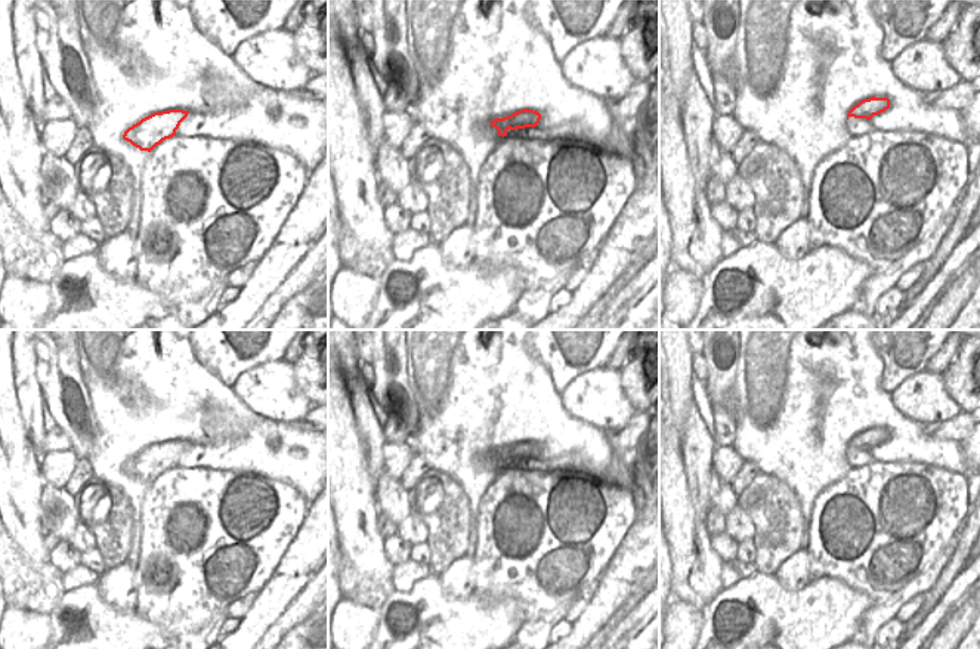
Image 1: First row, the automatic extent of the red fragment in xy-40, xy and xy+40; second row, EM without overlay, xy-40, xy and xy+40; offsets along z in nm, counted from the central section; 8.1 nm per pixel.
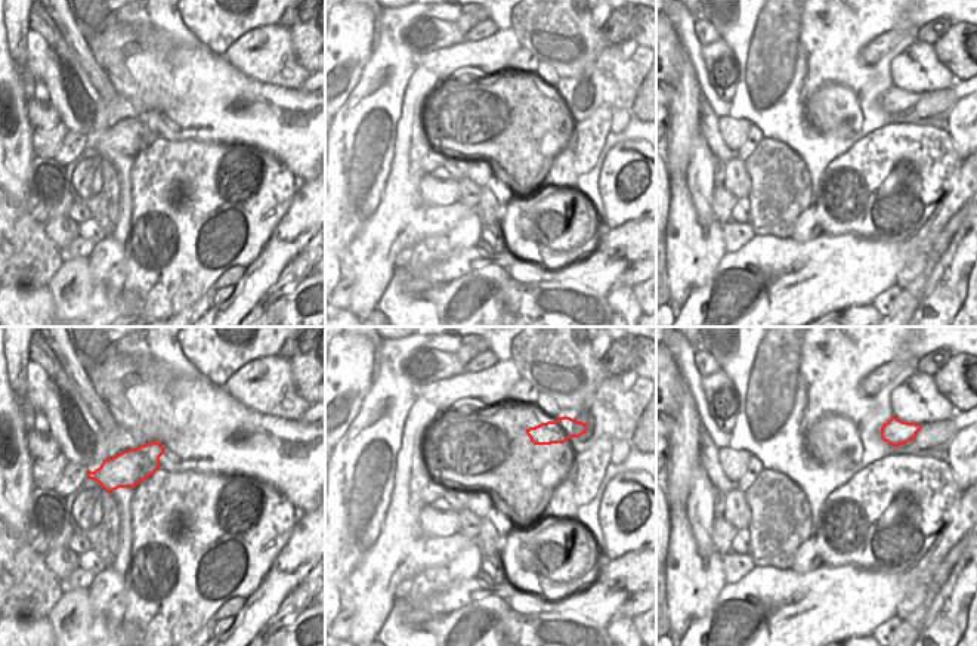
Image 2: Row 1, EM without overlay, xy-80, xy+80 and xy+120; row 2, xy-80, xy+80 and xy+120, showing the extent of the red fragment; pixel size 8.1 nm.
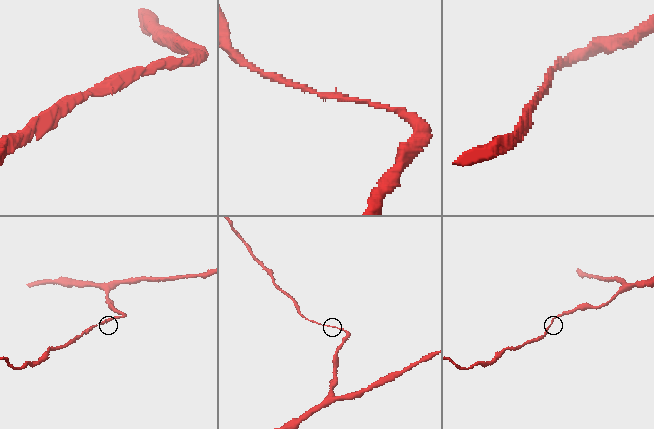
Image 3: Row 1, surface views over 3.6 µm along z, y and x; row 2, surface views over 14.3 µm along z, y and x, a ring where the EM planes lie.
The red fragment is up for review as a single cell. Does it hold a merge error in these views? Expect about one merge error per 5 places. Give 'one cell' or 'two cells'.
one cell

